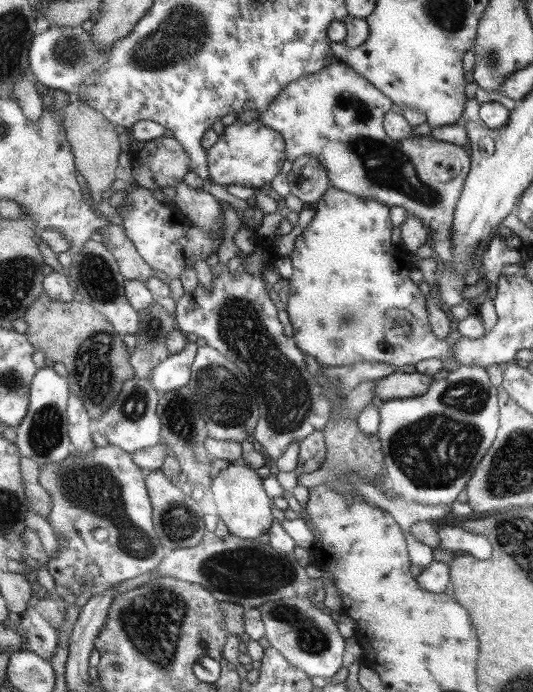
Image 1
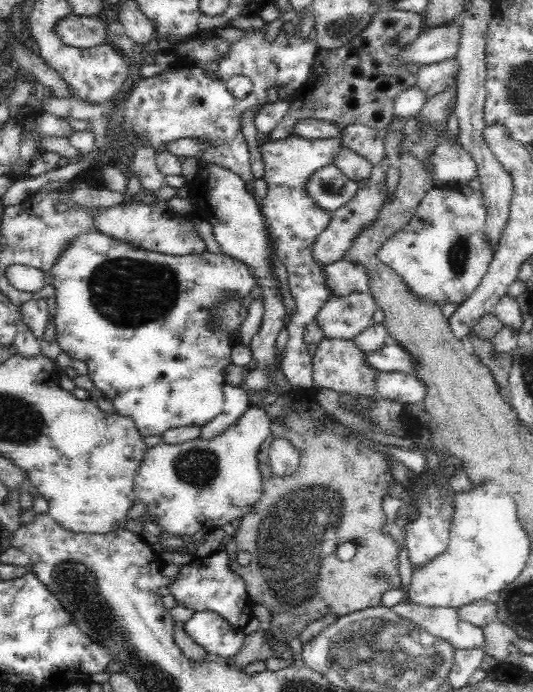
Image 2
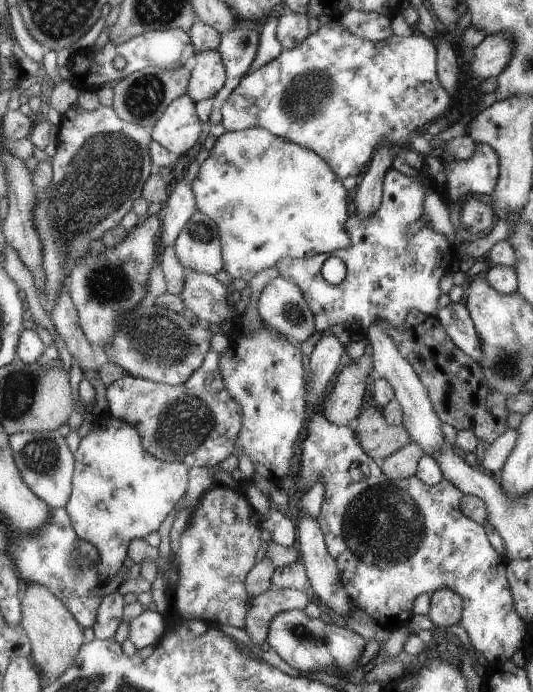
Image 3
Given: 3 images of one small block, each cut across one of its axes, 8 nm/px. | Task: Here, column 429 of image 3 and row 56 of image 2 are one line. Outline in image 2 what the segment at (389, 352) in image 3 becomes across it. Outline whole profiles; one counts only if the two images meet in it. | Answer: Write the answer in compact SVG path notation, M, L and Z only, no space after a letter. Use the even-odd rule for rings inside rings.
M460 19L436 28L425 28L406 49L398 54L402 65L429 66L456 57L460 48Z

